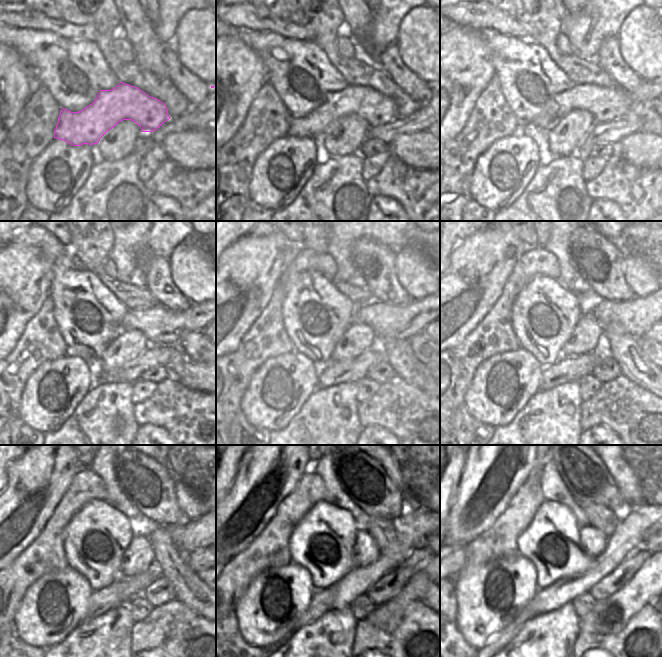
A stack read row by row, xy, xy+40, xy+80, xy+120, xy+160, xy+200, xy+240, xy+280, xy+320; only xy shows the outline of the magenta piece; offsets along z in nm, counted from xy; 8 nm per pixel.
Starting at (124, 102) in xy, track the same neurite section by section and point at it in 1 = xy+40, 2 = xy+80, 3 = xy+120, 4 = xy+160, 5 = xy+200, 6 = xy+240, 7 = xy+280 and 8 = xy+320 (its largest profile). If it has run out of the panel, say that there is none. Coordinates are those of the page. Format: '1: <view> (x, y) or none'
1: xy+40 (376, 109)
2: xy+80 (606, 103)
3: xy+120 (161, 325)
4: xy+160 (389, 322)
5: xy+200 (636, 315)
6: xy+240 (193, 534)
7: xy+280 (412, 528)
8: xy+320 (639, 521)

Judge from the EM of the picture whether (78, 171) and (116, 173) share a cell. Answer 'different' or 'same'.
different

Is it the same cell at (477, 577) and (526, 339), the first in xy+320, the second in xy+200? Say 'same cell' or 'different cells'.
different cells

